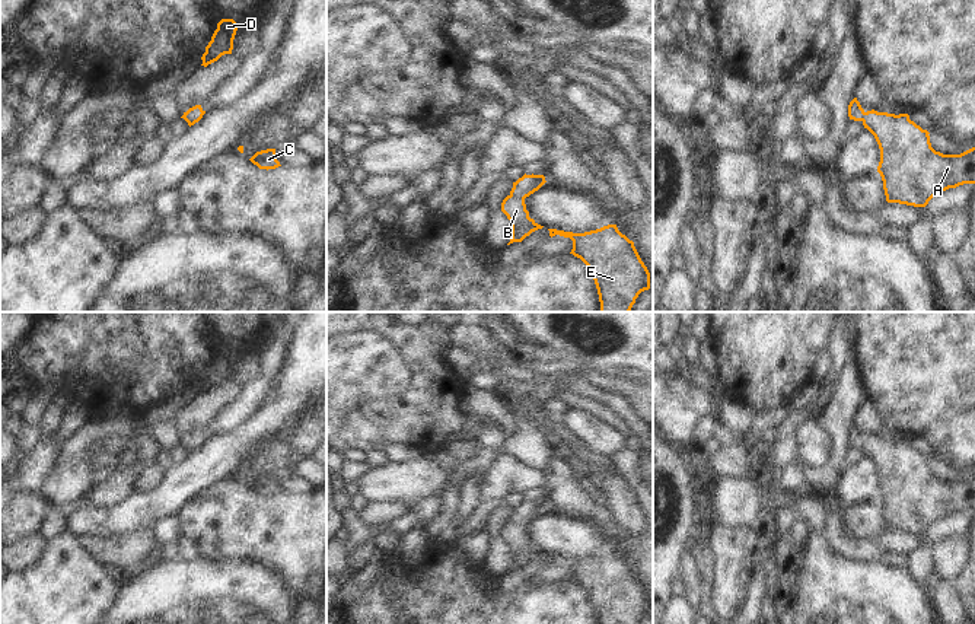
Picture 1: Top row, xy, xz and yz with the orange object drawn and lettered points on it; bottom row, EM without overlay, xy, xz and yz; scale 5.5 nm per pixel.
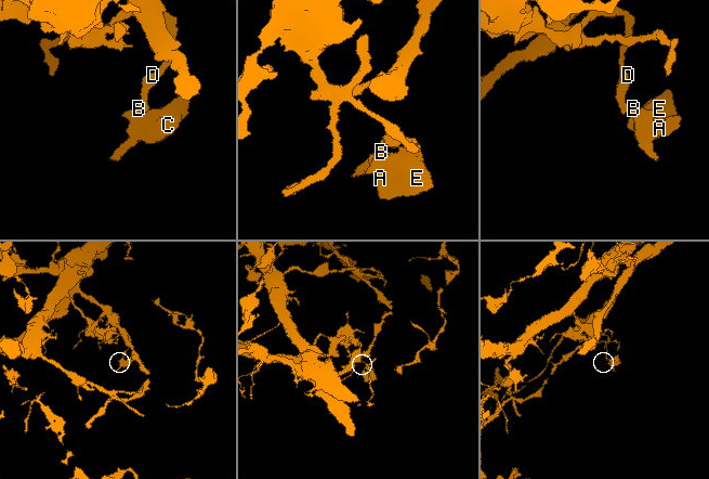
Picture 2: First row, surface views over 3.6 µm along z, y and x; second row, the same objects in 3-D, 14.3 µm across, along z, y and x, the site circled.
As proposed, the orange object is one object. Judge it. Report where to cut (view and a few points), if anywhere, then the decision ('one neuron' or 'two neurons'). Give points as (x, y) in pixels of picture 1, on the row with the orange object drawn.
no cut | one neuron

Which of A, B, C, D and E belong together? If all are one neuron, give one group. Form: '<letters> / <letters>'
A B C D E

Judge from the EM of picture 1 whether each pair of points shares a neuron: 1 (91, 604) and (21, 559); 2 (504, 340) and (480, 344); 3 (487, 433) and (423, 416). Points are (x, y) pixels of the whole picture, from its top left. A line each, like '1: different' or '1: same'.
1: different
2: different
3: different

